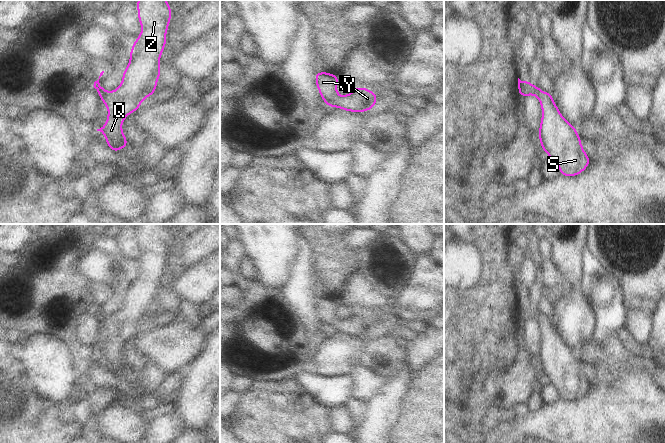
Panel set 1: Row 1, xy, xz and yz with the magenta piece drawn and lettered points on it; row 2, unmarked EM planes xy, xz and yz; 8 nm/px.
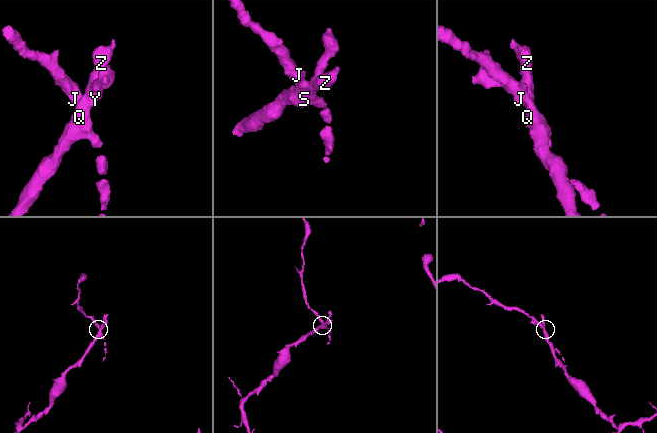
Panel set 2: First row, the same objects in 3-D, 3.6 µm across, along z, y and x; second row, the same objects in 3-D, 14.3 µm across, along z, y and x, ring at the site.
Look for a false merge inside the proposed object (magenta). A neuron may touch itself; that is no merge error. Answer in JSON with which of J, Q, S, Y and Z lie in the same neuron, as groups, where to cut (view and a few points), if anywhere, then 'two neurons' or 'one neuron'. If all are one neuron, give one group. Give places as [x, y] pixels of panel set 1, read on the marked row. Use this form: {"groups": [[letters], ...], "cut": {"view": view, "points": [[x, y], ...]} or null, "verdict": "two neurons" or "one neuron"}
{"groups": [["J", "Q", "S", "Y", "Z"]], "cut": null, "verdict": "one neuron"}

